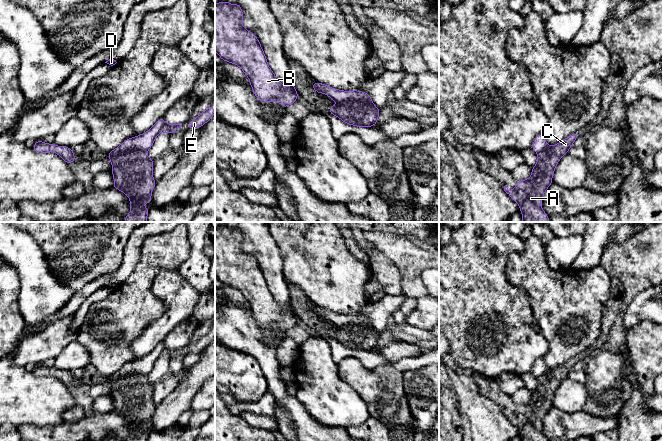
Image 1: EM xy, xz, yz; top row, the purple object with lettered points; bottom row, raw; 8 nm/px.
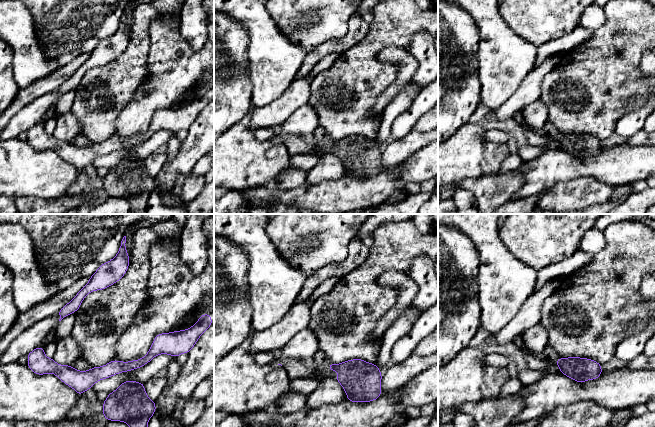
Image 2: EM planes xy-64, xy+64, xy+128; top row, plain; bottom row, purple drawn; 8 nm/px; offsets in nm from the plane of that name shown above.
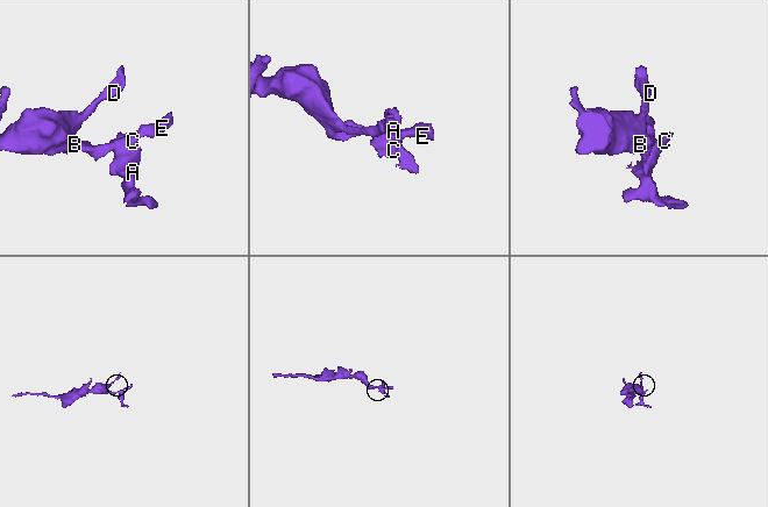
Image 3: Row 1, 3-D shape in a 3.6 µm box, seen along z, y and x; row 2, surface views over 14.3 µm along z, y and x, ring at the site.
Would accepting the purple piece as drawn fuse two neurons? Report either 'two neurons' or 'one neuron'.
two neurons

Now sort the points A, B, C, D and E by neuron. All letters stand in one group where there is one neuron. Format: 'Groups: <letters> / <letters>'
Groups: A C / B D E

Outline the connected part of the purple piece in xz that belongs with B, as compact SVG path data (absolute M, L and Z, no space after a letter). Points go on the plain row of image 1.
M226 224L215 227L215 275L223 285L238 289L250 304L250 309L258 324L263 326L279 326L284 332L297 325L298 316L293 306L284 311L270 293L258 262L242 249L243 235L237 227L230 228Z

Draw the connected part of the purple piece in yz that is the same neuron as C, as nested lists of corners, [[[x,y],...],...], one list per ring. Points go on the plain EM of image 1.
[[[573,357],[554,370],[548,370],[538,378],[538,385],[532,392],[529,403],[516,405],[516,411],[509,415],[504,410],[504,415],[520,430],[522,441],[549,441],[541,431],[542,422],[547,412],[553,407],[552,400],[559,384],[568,377],[568,374],[578,362],[578,357]]]

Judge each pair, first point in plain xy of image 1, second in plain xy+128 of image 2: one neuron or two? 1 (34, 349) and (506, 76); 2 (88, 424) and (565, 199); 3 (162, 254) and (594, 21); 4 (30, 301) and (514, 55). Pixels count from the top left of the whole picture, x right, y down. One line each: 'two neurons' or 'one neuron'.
1: two neurons
2: one neuron
3: two neurons
4: one neuron

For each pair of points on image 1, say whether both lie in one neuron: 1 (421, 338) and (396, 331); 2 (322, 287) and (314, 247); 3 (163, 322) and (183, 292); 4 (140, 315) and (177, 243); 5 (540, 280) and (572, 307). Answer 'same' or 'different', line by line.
1: same
2: same
3: same
4: same
5: same

